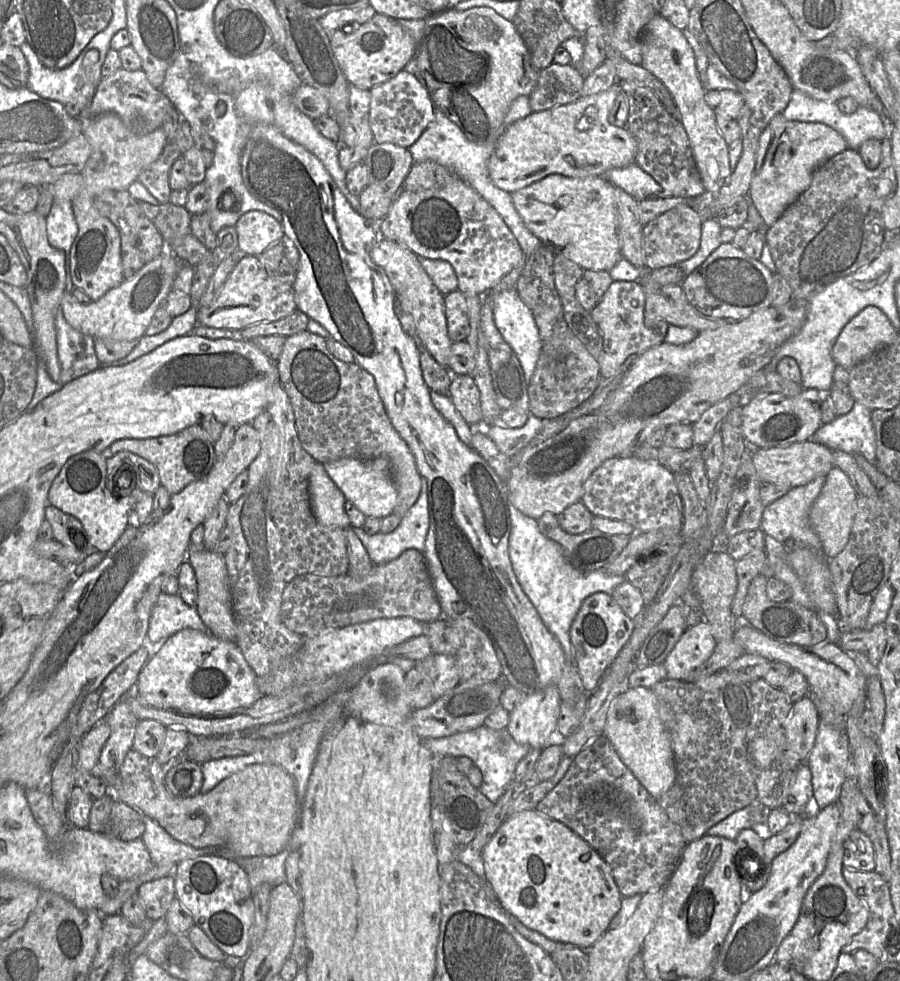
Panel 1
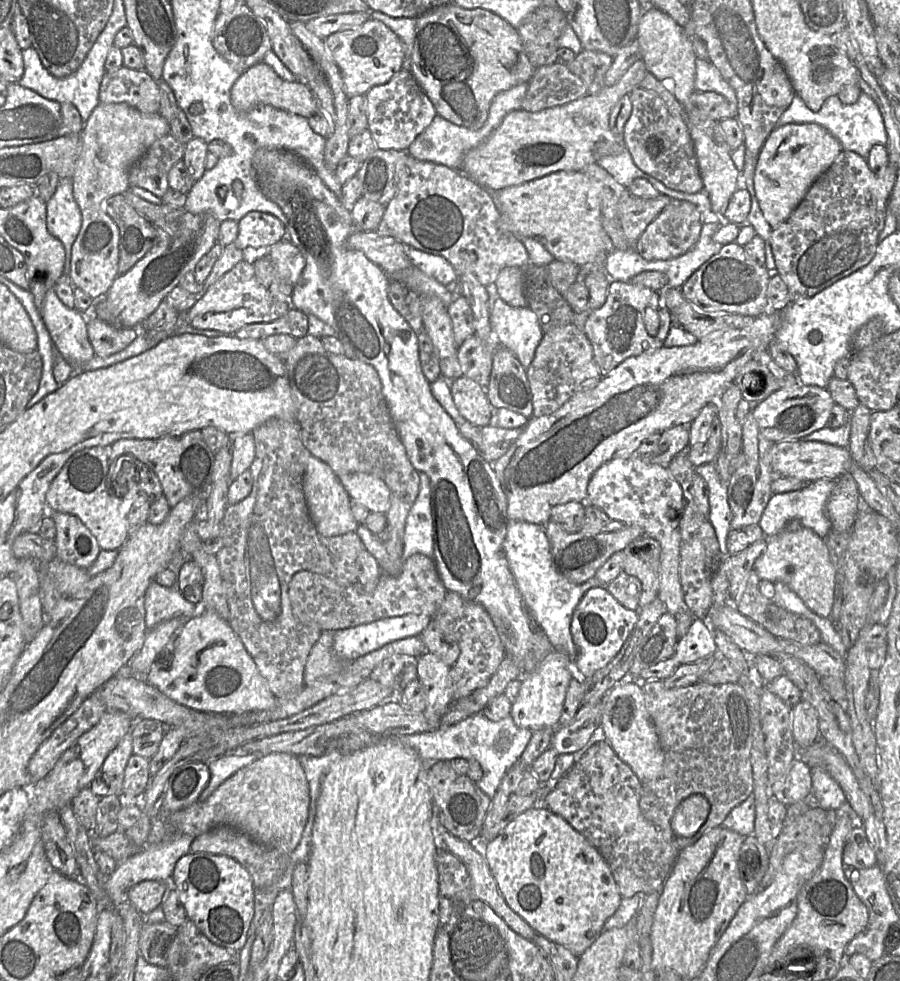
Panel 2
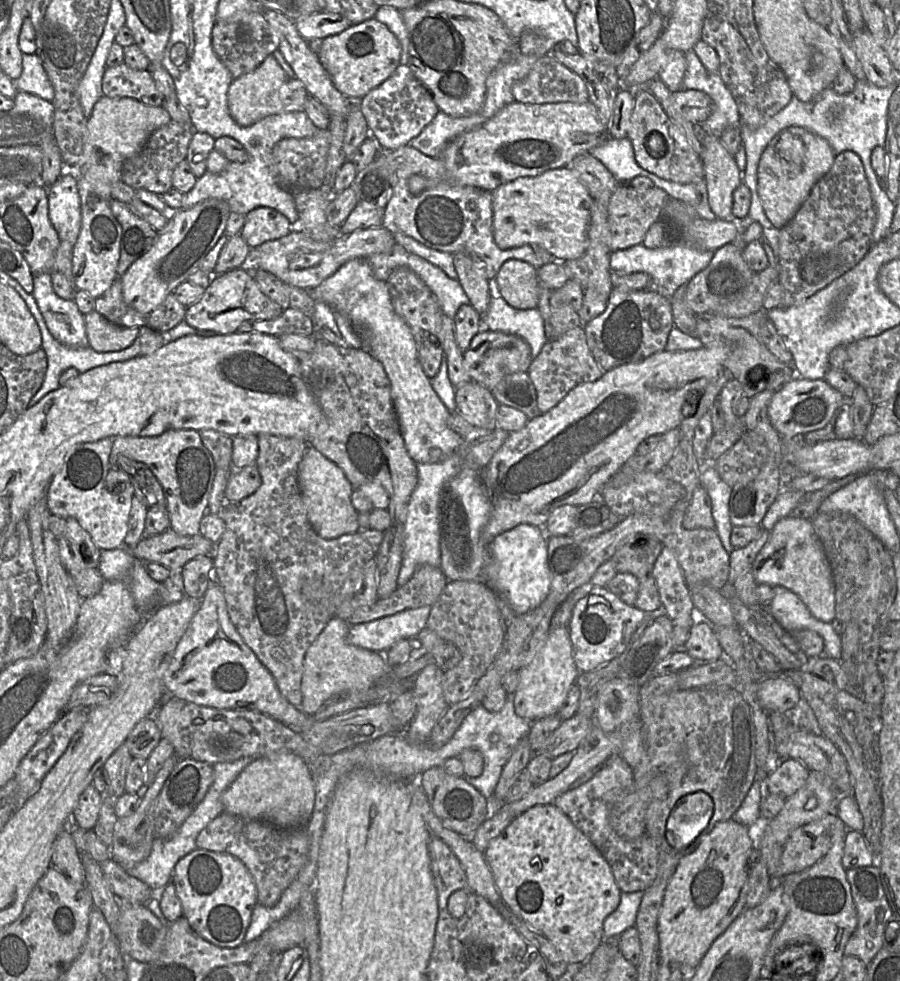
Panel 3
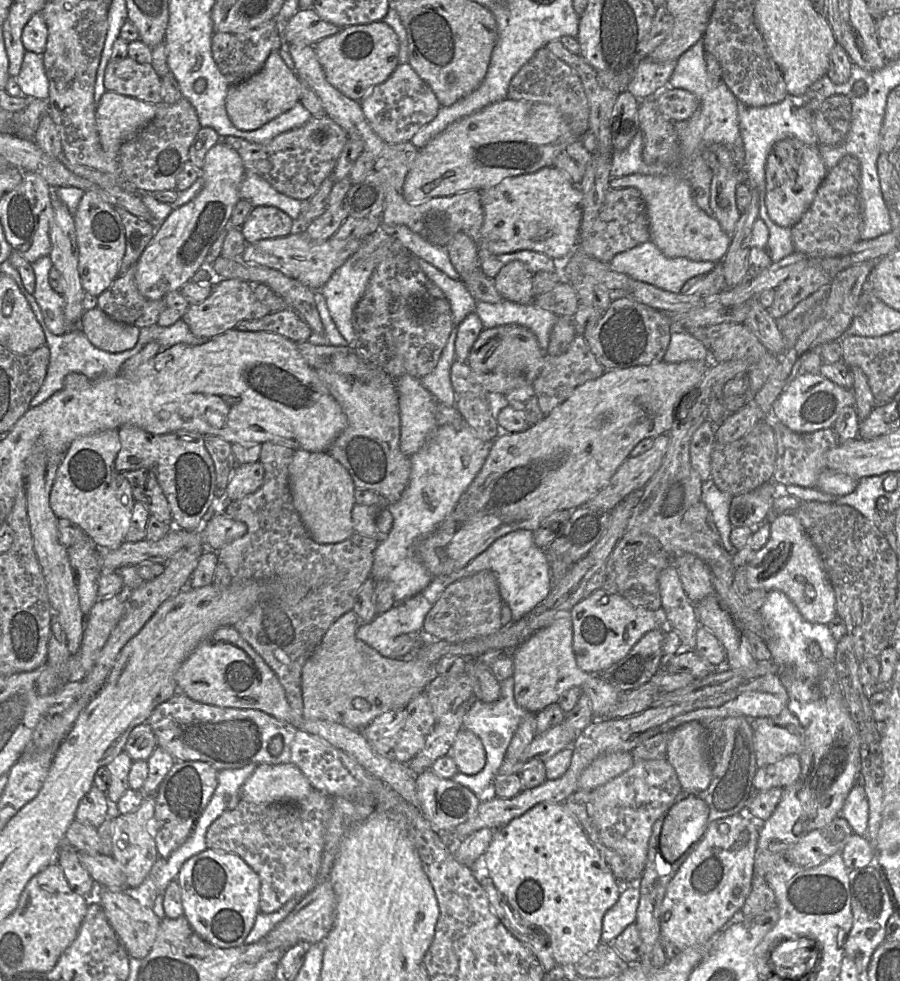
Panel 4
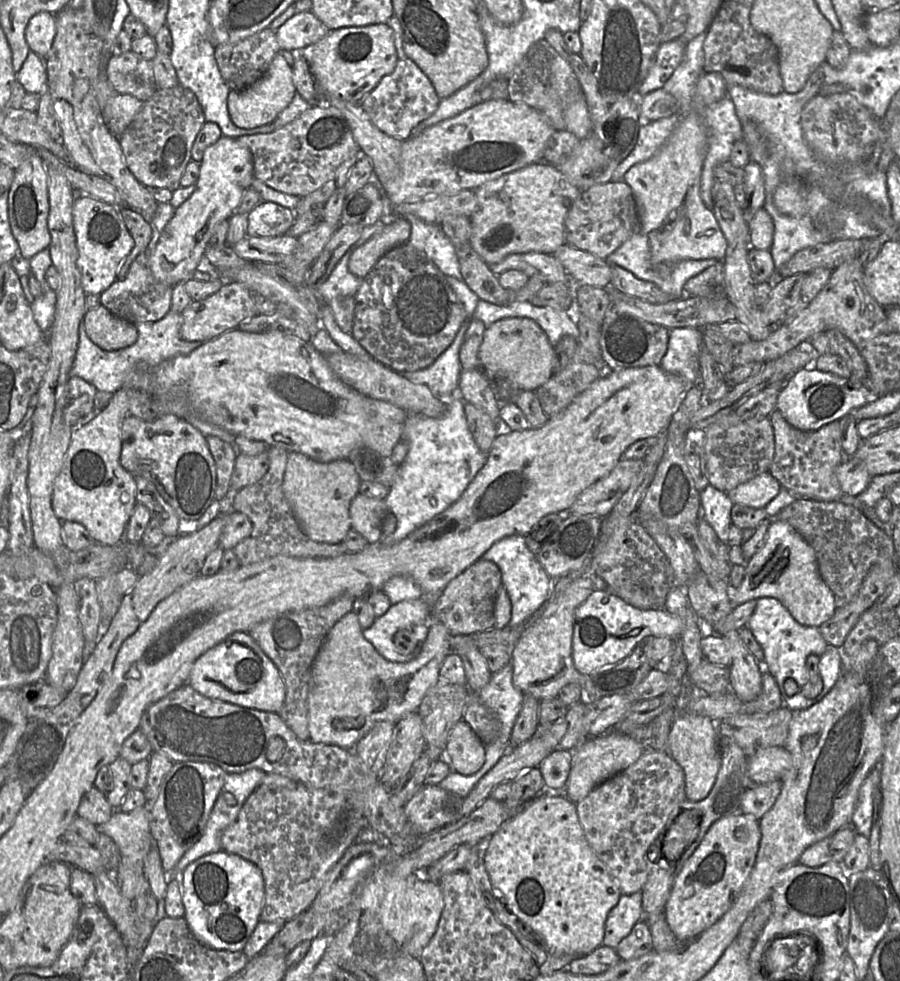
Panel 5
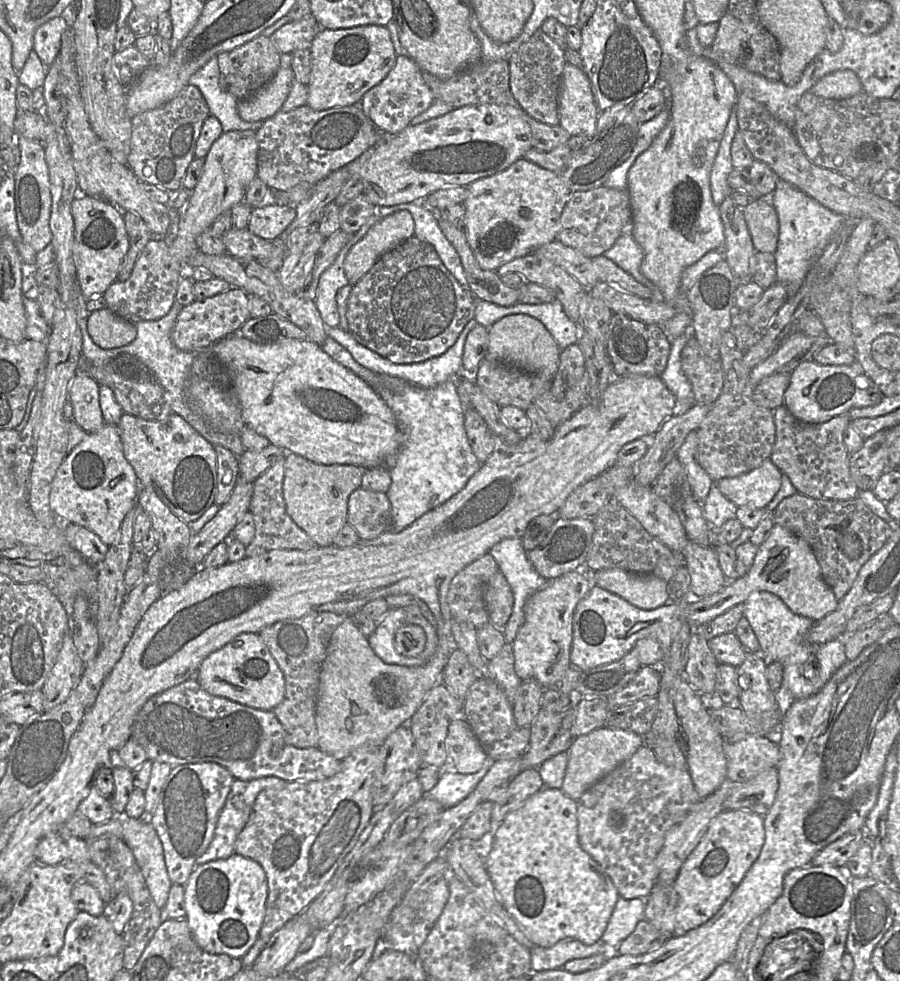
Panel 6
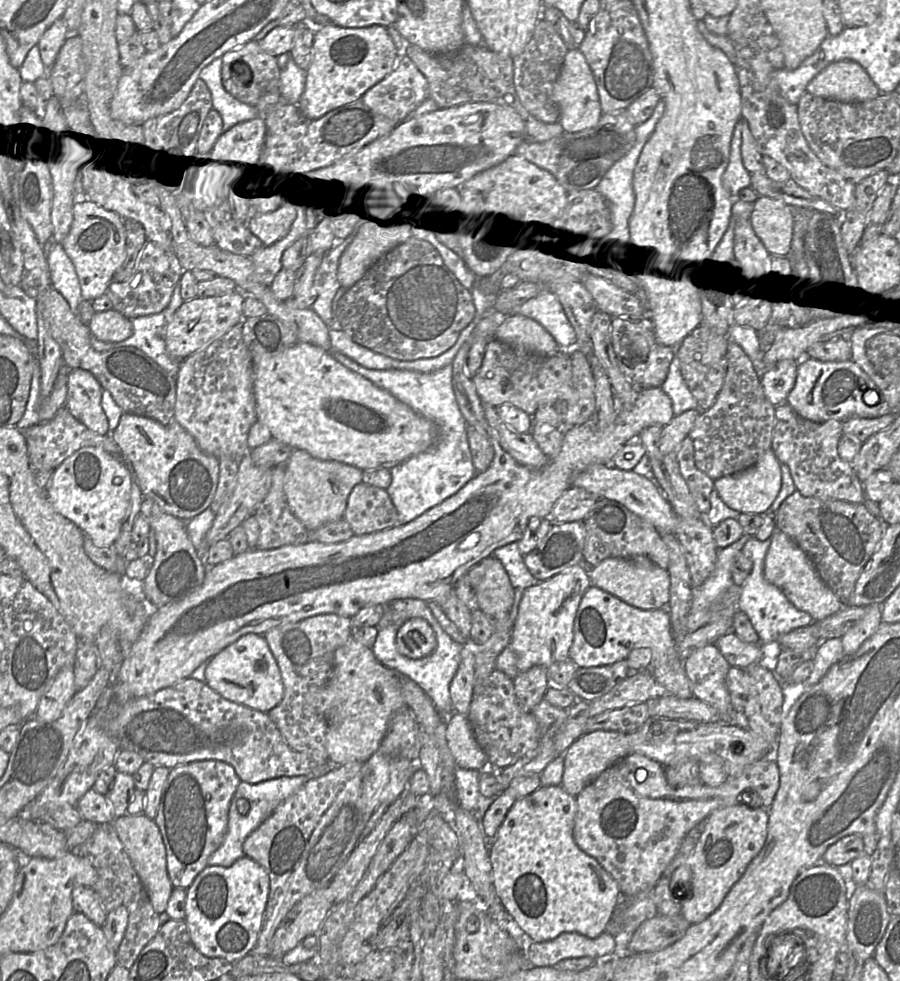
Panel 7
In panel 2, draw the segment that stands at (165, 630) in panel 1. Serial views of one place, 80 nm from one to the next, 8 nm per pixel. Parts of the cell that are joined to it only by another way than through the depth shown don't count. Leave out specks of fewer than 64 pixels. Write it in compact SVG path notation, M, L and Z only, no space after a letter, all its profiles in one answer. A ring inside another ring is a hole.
M177 577L171 587L152 581L145 592L144 607L147 630L171 618L189 619L198 613L196 605L186 601L179 591Z

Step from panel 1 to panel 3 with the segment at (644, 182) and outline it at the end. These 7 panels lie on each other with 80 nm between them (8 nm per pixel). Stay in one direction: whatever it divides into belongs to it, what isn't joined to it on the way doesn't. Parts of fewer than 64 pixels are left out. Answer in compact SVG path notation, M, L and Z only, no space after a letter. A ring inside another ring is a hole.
M608 136L604 142L592 148L590 154L604 165L619 184L626 184L635 177L643 176L657 186L657 182L651 178L651 175L660 179L638 165L632 143L627 136L622 139Z

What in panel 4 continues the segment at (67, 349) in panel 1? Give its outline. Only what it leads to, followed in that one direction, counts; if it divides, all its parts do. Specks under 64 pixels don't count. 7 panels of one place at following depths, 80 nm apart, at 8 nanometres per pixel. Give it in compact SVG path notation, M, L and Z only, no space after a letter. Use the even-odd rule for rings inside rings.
M49 255L39 258L31 266L35 275L34 299L38 304L45 325L54 335L62 335L76 325L70 325L64 315L65 299L56 293L49 284L49 272L53 267Z

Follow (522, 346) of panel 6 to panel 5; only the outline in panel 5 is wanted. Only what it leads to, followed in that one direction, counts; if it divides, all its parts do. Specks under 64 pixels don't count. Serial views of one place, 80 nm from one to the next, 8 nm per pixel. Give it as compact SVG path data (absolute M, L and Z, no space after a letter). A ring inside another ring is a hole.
M526 317L504 318L486 327L478 358L481 370L490 381L505 380L519 391L535 391L555 372L554 346L544 330Z

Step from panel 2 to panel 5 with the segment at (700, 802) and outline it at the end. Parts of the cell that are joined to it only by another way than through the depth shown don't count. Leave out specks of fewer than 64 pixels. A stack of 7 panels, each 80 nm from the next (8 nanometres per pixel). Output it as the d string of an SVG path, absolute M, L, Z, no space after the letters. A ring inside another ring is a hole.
M696 809L682 810L668 828L662 845L664 857L677 862L698 836L701 815Z

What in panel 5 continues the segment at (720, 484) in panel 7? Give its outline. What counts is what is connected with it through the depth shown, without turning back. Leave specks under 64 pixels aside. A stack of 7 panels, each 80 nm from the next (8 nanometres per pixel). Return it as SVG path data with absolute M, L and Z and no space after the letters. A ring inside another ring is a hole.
M770 471L740 484L727 494L734 504L763 508L779 493L781 485Z

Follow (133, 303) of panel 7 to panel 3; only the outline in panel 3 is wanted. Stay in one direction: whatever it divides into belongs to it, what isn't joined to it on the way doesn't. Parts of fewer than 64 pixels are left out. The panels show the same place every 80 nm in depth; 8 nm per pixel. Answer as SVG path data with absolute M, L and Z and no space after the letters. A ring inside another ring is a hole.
M117 278L111 287L95 298L94 311L109 322L122 327L147 326L148 315L144 315L126 305L122 297L122 286Z

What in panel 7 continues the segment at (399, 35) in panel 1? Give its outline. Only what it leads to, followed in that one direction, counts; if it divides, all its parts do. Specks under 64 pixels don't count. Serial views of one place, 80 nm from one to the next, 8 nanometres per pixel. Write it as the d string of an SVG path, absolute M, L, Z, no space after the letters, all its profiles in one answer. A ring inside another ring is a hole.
M328 23L313 26L312 60L306 70L305 89L298 103L301 114L310 120L355 102L384 79L395 68L398 51L387 32L380 25L346 28Z

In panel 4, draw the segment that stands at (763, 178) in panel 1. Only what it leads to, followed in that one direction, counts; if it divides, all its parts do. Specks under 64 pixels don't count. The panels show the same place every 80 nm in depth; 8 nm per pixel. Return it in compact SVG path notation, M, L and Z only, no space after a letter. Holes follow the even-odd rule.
M794 137L776 142L765 167L766 207L772 221L789 228L797 224L812 204L817 189L828 172L818 145L809 145Z

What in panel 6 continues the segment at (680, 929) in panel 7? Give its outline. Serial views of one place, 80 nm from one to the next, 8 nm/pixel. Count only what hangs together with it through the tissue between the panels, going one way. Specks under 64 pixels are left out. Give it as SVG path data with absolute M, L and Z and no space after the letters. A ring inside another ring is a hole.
M647 919L641 920L635 930L618 946L620 955L641 955L663 946L674 934L657 929Z

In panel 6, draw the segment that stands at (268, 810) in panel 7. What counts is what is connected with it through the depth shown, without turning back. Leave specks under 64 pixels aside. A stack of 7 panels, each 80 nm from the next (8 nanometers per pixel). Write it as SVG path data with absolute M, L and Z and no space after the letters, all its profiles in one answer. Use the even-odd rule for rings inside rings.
M272 776L272 779L245 784L235 795L228 795L219 815L214 837L207 850L197 859L196 866L210 861L226 859L235 853L238 834L246 825L257 795L269 788L282 789L287 781Z

